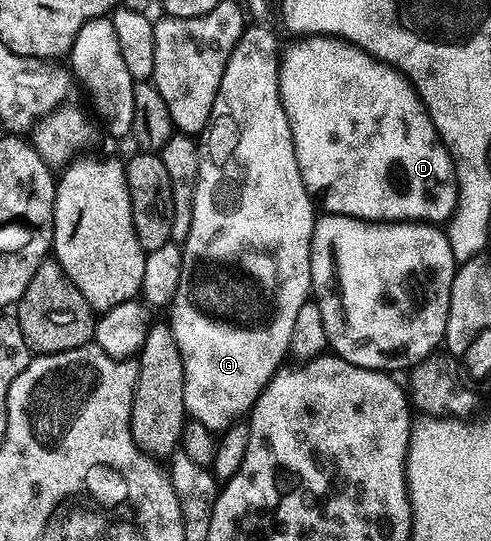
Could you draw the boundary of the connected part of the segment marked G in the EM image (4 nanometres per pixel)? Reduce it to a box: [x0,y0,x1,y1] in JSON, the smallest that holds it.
[168,25,316,433]

